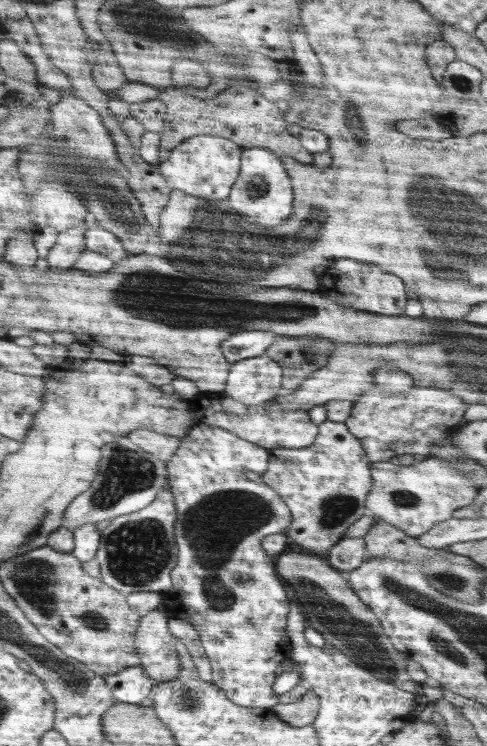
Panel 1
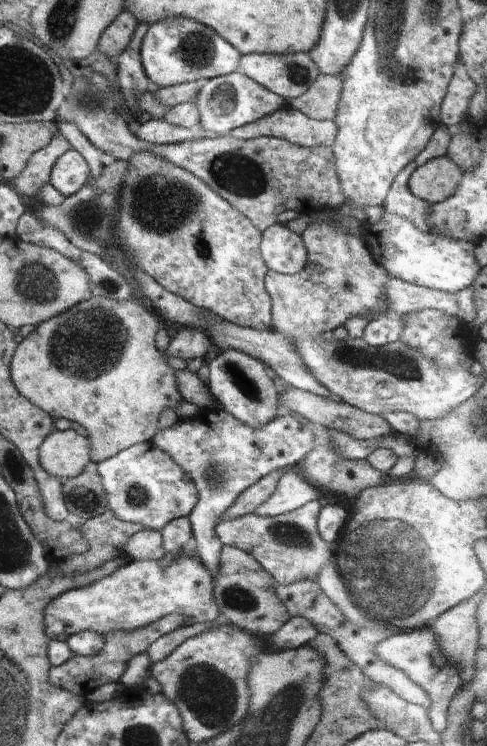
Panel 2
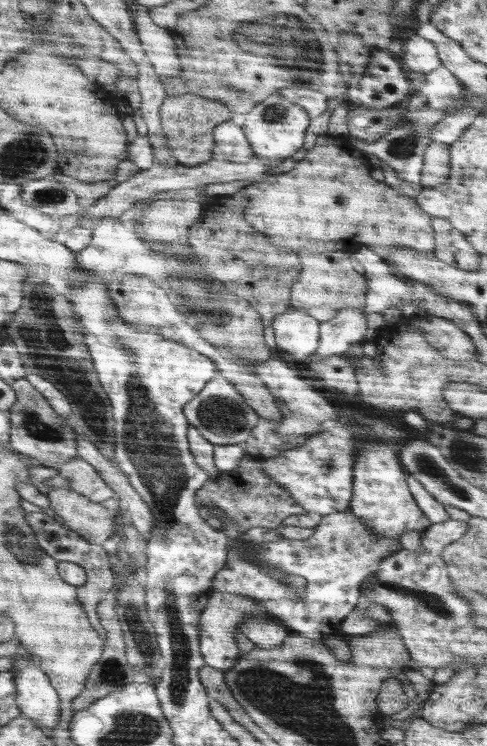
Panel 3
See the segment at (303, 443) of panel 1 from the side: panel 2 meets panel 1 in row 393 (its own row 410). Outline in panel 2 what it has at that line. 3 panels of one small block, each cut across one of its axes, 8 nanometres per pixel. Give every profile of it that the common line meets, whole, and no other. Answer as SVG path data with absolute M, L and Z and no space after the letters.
M202 408L196 418L179 419L172 427L158 431L152 444L174 459L197 486L198 503L189 515L192 544L201 562L212 574L220 569L223 548L214 530L220 523L219 517L245 489L264 476L279 469L298 469L304 456L315 448L315 437L307 424L298 423L288 413L280 412L266 427L251 430L222 408L210 408L208 412Z

